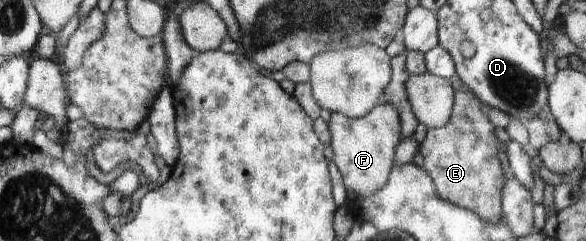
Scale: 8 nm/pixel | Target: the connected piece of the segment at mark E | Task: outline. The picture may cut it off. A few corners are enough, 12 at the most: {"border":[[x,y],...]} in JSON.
{"border":[[469,89],[419,149],[441,198],[502,219],[502,143]]}

